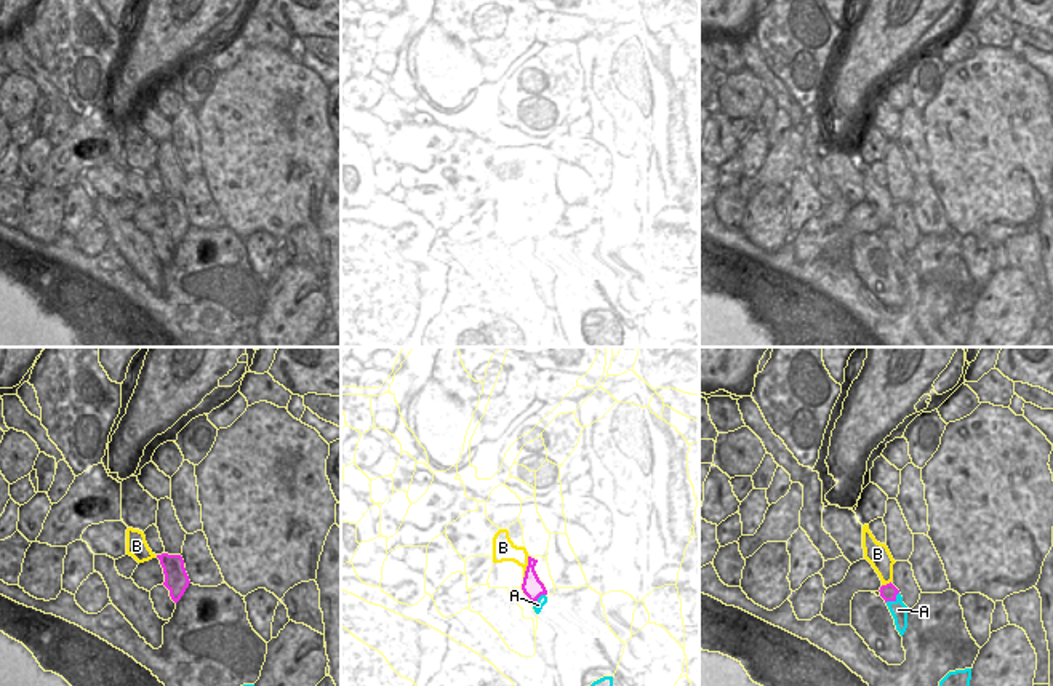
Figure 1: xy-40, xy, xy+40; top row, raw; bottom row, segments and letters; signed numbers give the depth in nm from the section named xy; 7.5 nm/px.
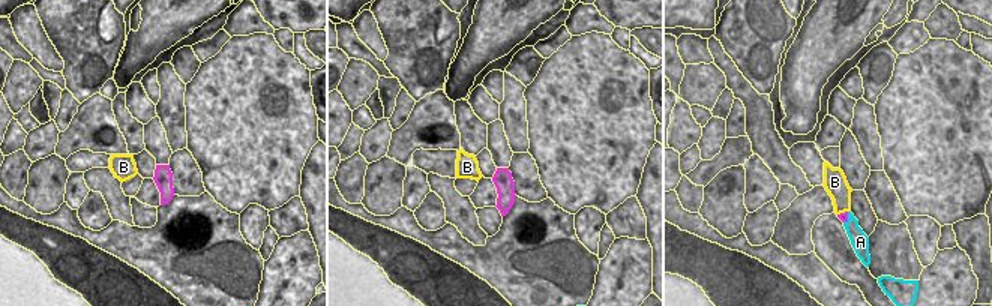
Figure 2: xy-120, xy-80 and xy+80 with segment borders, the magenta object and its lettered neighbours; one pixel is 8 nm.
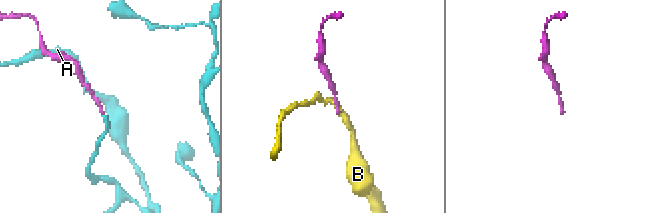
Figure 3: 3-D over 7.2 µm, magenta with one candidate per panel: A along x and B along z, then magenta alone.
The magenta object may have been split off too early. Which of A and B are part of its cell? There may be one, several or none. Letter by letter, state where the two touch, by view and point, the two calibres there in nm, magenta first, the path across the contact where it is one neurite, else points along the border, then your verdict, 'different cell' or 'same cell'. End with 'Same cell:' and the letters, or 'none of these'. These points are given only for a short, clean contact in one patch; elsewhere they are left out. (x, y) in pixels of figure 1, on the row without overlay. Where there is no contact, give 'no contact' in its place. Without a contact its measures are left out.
A: xy+40 (893, 242) | 130/130 nm | along xy+40 (898, 234), (893, 242), (885, 243) | different cell
B: xy (527, 208) | 150/170 nm | along xy (528, 197), (524, 219) | different cell
Same cell: none of these

